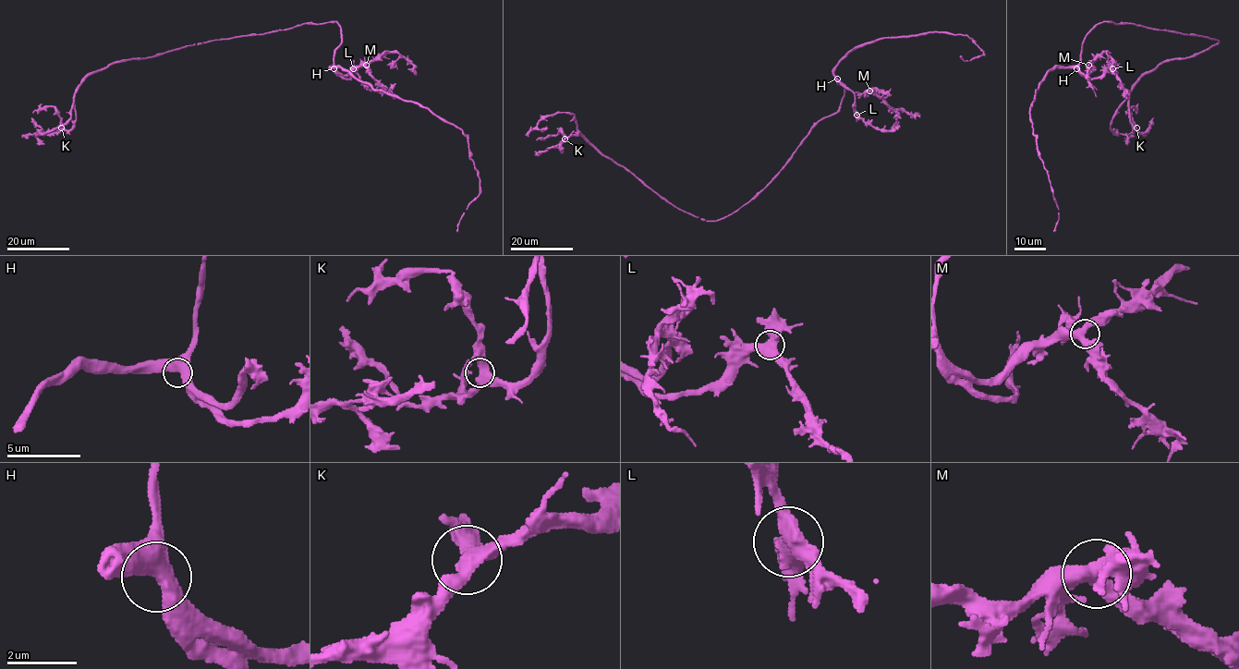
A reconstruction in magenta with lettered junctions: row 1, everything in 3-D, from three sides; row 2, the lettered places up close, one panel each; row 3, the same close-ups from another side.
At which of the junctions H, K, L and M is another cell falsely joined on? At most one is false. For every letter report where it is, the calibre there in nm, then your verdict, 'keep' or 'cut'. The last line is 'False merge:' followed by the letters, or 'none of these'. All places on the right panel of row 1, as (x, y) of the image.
H: place (1076, 68); calibre 480 nm; keep
K: place (1136, 127); calibre 420 nm; keep
L: place (1112, 68); calibre 480 nm; keep
M: place (1088, 65); calibre 400 nm; keep
False merge: none of these

